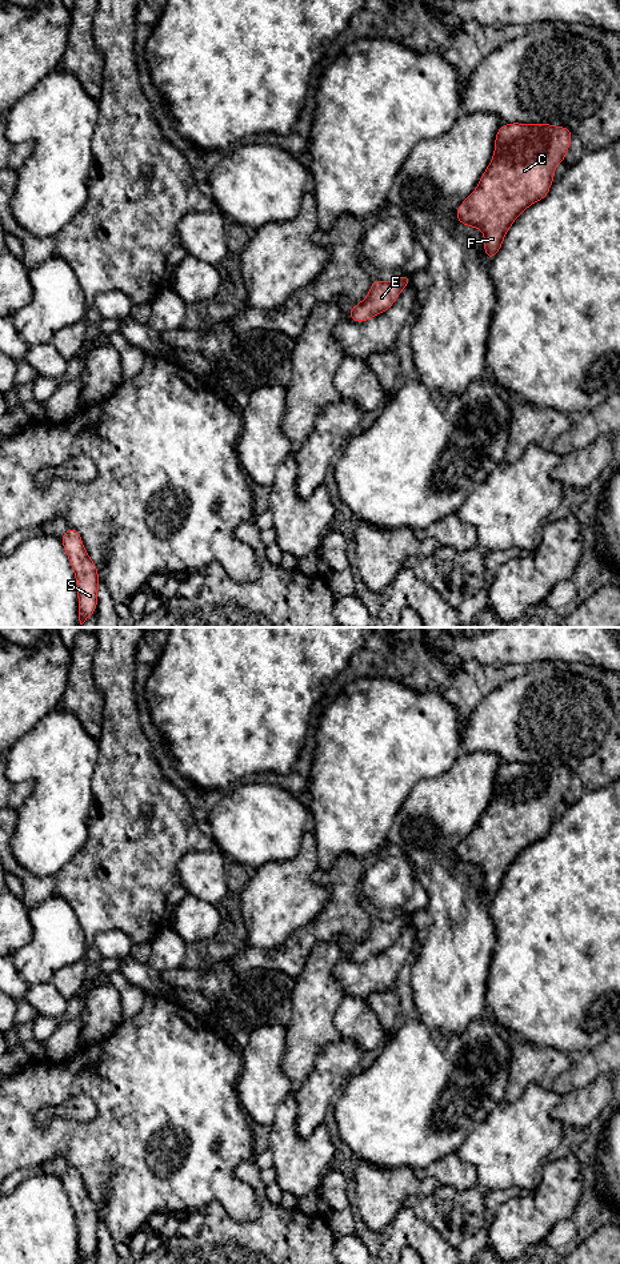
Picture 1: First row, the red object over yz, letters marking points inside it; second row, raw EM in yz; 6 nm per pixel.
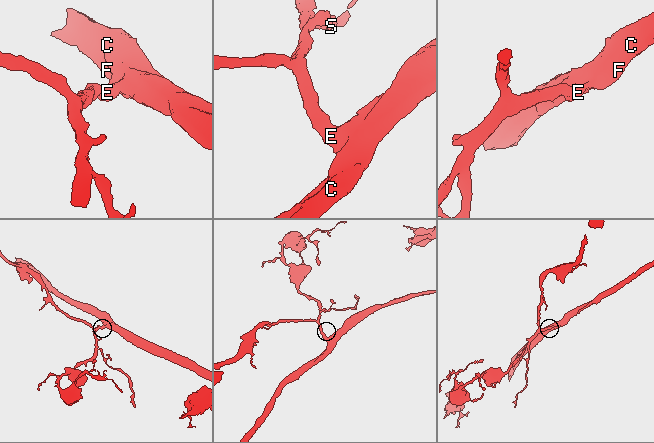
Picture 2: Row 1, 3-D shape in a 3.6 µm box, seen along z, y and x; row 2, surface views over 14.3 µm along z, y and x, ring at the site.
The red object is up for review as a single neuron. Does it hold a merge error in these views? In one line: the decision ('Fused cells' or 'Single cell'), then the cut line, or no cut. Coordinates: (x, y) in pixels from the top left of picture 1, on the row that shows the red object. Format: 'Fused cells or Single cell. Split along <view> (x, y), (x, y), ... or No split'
Single cell. No split

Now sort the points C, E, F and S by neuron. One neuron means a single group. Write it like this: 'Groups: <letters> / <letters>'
Groups: C E F S

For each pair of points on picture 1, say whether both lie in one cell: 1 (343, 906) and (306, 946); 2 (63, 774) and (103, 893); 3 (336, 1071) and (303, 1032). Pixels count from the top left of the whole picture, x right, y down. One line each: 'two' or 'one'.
1: one
2: two
3: two

